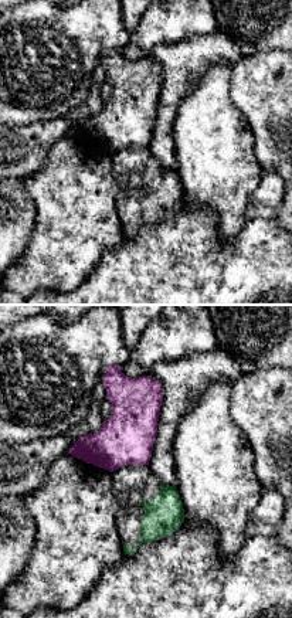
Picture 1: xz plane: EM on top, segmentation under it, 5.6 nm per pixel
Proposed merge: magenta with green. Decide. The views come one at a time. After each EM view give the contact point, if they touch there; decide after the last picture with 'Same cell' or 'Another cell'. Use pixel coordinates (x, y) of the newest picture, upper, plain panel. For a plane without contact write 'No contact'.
No contact

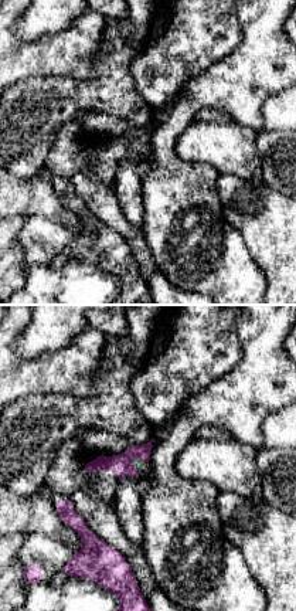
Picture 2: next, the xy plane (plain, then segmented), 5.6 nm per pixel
Touches magenta at (133, 148)

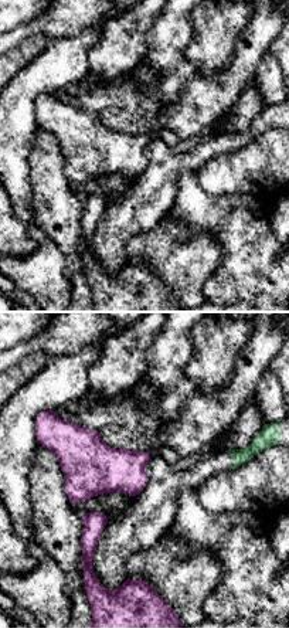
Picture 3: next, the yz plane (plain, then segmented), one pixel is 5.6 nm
Touches magenta at (145, 152)

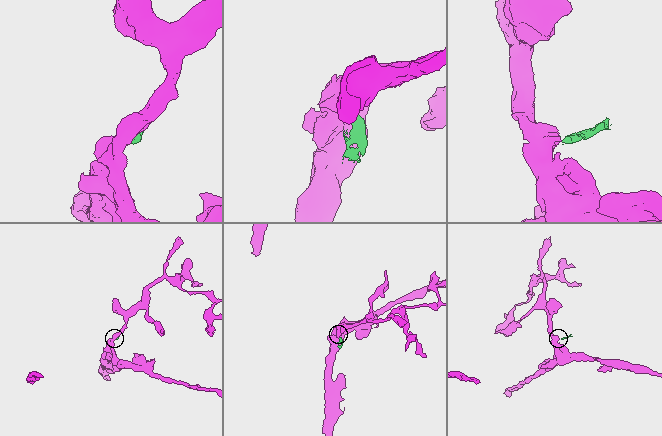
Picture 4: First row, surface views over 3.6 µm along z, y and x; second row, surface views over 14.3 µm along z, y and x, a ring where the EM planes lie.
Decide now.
Another cell

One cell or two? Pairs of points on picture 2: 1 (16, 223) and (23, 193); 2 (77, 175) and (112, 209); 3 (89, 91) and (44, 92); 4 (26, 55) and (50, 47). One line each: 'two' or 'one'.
1: two
2: one
3: one
4: one

